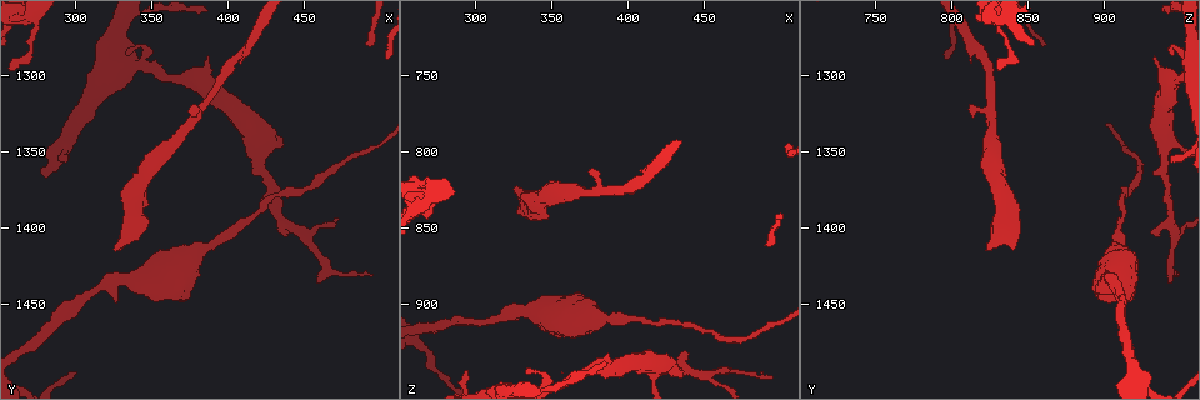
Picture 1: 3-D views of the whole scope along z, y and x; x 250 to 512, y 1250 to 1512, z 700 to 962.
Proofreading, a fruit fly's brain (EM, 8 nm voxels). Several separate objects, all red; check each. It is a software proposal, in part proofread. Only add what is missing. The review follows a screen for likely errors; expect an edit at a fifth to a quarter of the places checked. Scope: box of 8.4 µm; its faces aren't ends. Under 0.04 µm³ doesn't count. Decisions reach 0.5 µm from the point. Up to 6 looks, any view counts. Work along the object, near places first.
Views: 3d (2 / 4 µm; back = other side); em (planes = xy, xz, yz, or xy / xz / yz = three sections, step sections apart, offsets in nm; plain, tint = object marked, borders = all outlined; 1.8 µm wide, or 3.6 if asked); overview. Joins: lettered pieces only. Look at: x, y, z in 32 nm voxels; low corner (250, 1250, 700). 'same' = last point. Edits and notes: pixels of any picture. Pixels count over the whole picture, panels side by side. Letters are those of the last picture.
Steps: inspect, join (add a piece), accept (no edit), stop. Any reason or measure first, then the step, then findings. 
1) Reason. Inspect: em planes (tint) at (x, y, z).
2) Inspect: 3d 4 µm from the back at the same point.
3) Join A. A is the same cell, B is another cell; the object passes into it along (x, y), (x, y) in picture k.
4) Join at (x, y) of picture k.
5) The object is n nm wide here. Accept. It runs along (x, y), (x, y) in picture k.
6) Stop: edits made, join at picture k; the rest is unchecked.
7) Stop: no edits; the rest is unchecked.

Inspect: em planes (plain) at (328, 1414, 840).

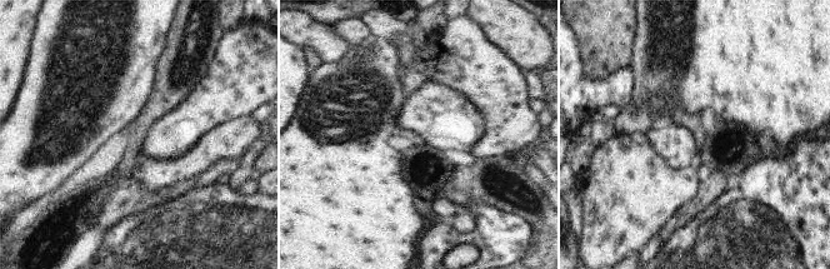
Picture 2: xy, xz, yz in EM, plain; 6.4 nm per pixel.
Inspect: em planes (borders) at the same point.

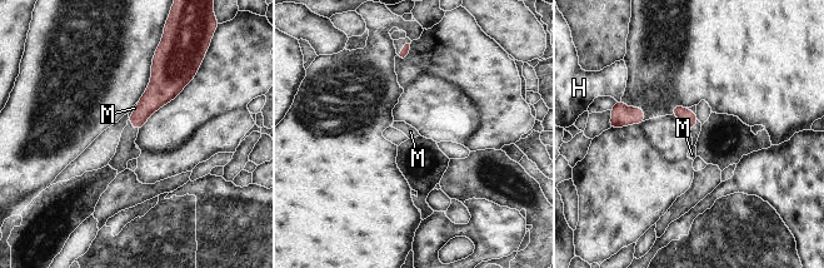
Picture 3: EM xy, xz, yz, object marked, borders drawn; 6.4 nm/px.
Join M. M is the same cell, H is another cell; the object passes into it along (689, 118), (695, 124), (692, 154) in picture 3; the neuron continues.

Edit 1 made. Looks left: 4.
See it whole again. Inspect: overview.

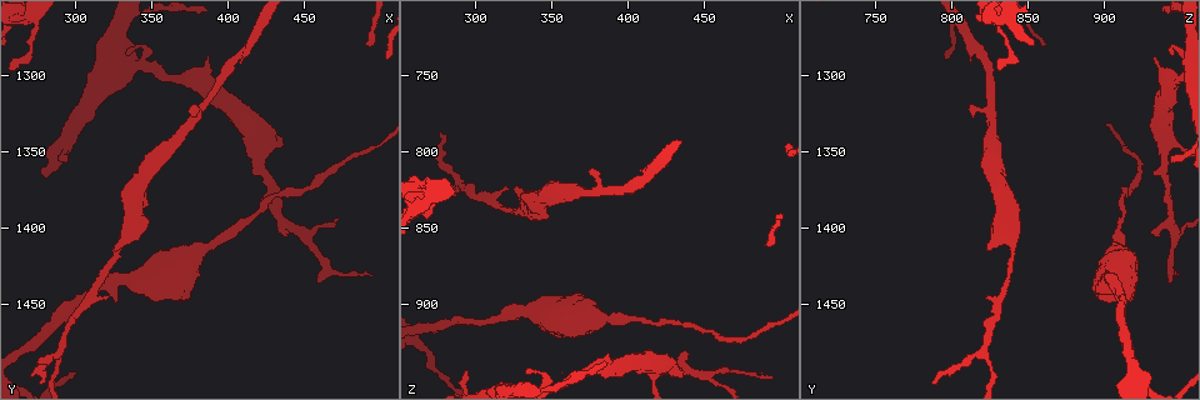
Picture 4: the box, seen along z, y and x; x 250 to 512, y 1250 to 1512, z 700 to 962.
Thick turns thin. Inspect: em planes (tint) at (426, 1368, 938).

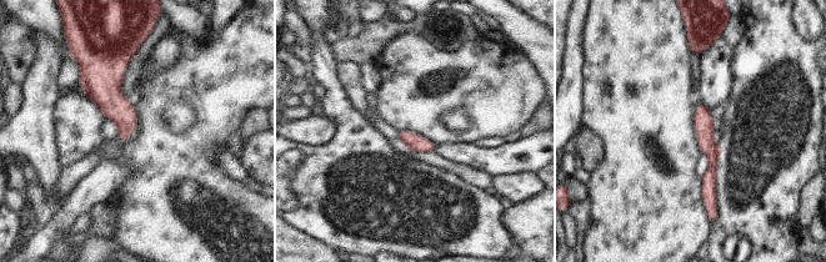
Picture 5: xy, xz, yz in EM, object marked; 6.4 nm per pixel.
What lies round it. Inspect: em planes (borders) at the same point.

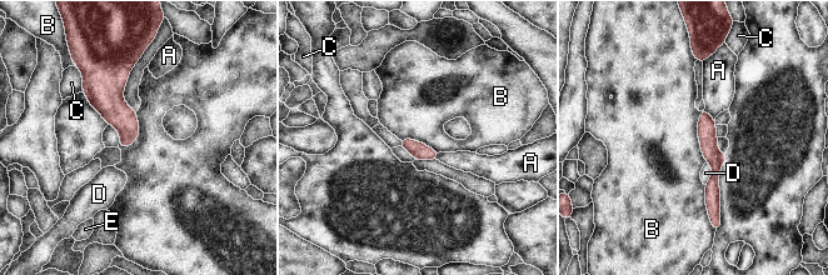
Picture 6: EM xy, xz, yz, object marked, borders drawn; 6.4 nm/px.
The longest contact is with B, 260 nm. Accept. A, B, C, D and E are other cells; none of them fits.

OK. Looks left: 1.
Stop: edits made, join at picture 3; the rest is unchecked.

